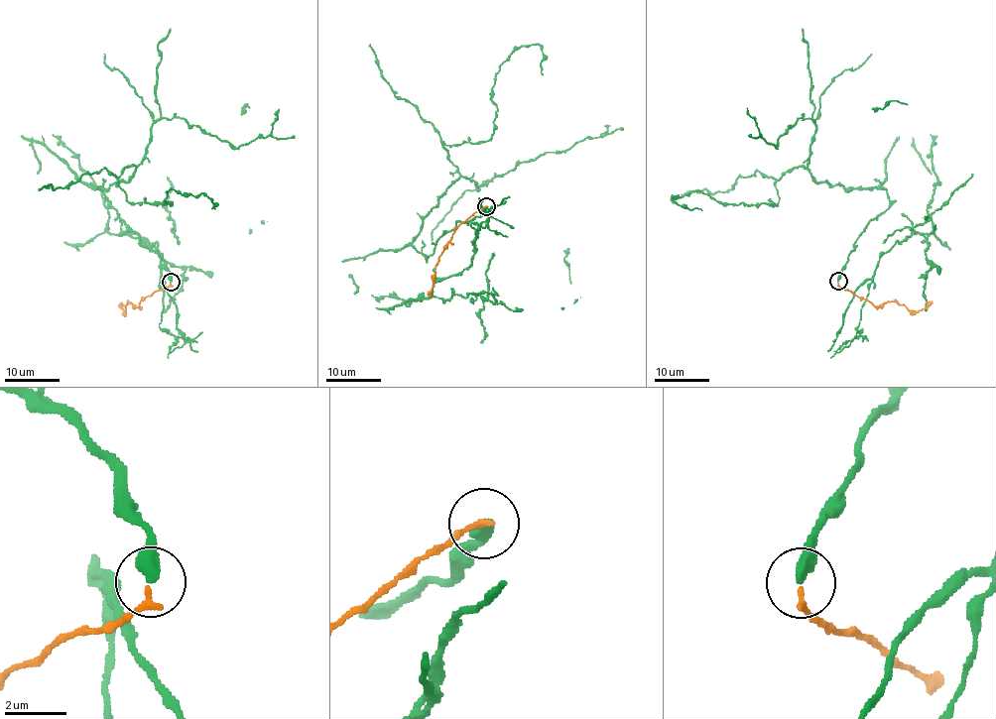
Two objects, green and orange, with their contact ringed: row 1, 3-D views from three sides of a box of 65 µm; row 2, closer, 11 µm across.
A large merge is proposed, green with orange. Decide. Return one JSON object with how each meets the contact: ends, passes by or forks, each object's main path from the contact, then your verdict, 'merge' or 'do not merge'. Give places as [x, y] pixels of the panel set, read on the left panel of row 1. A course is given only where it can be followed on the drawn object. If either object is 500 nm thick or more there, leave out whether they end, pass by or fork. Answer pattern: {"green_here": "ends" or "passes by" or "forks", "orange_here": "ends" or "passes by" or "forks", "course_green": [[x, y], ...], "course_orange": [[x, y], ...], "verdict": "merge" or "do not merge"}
{"green_here": "ends", "orange_here": "ends", "course_green": [[170, 281], [92, 187], [126, 182], [129, 165], [118, 186], [129, 201], [166, 204], [171, 189], [215, 208]], "course_orange": [[170, 283], [164, 290], [148, 295], [138, 306], [128, 302], [124, 312], [121, 301]], "verdict": "do not merge"}

